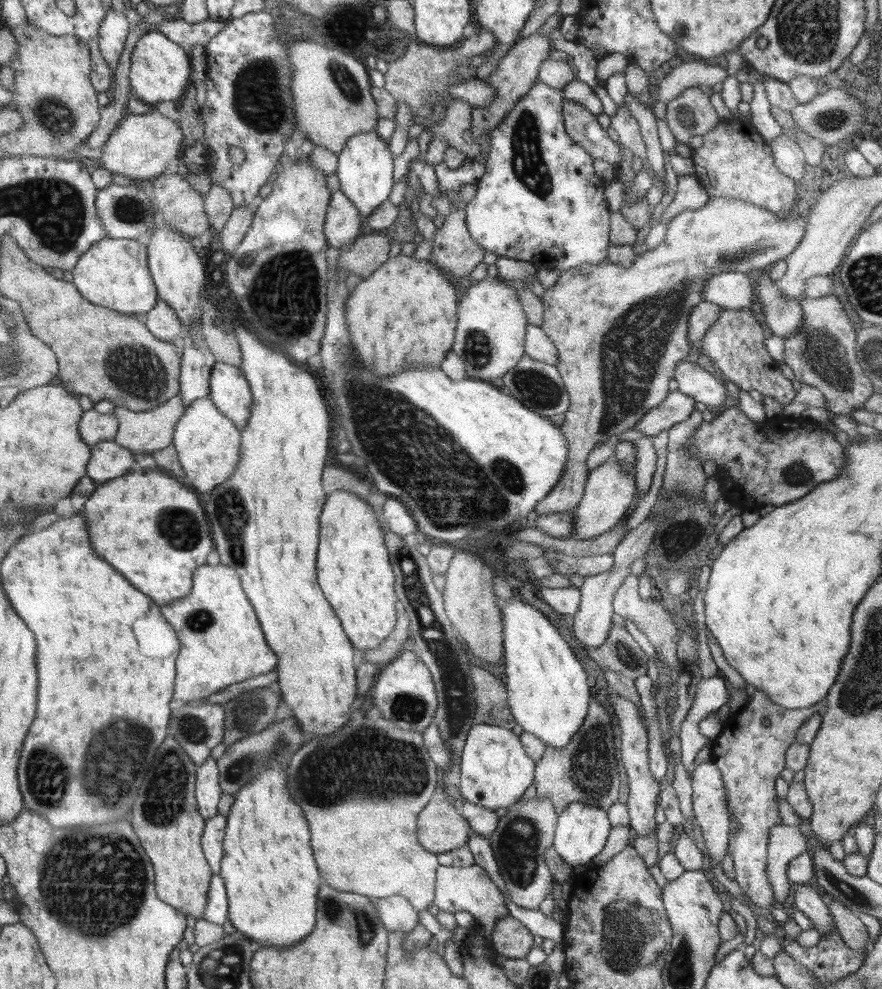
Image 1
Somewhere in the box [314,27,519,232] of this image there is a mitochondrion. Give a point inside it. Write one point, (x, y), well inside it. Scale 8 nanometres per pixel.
(341, 75)

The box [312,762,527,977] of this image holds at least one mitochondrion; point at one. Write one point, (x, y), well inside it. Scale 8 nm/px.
(364, 928)

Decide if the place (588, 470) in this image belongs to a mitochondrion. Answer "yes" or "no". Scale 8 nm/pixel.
no

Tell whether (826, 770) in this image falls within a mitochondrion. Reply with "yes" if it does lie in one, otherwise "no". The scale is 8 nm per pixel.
no

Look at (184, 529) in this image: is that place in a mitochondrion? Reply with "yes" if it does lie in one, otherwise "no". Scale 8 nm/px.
yes

